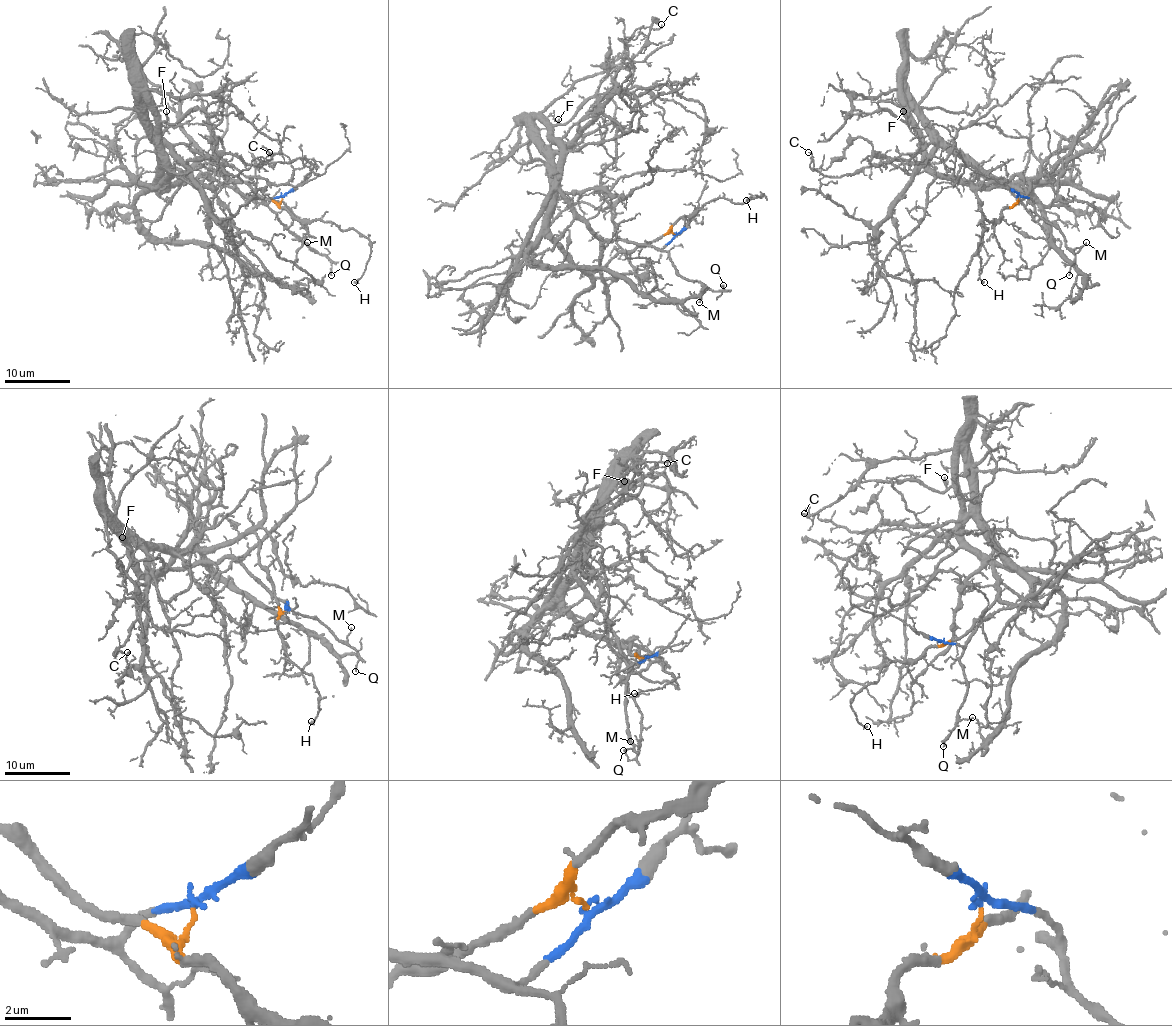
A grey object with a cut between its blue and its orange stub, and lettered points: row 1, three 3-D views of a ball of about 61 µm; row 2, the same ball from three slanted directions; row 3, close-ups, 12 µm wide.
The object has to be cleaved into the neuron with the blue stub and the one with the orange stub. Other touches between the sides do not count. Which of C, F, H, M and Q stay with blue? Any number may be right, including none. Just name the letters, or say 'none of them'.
C, F, M, Q

